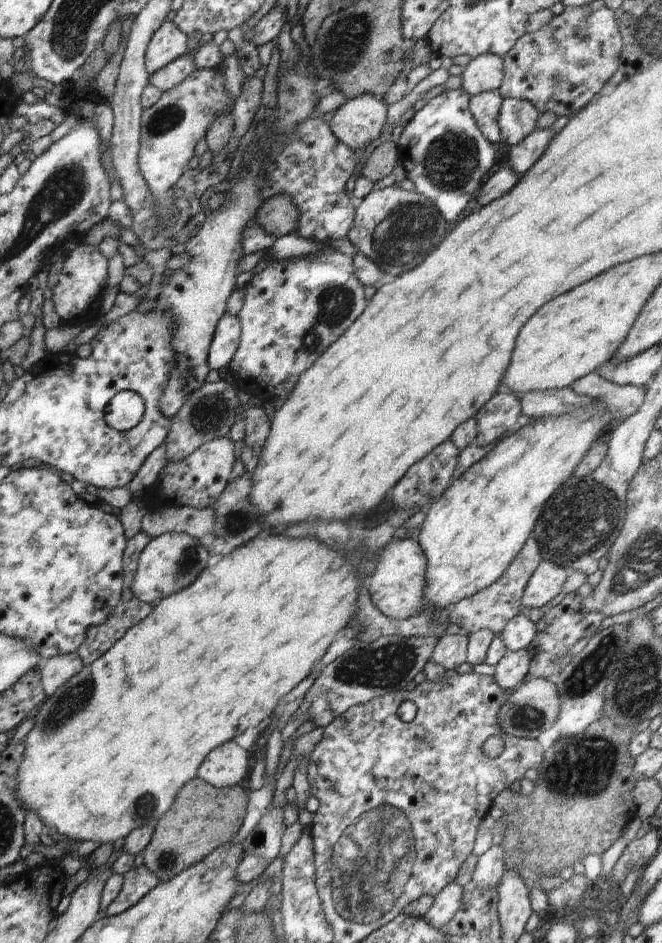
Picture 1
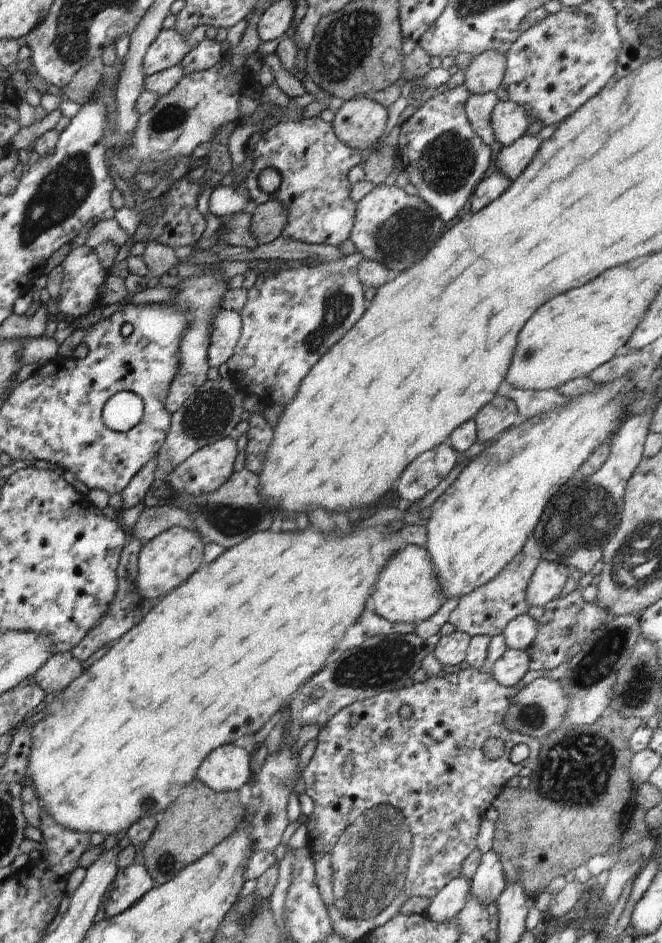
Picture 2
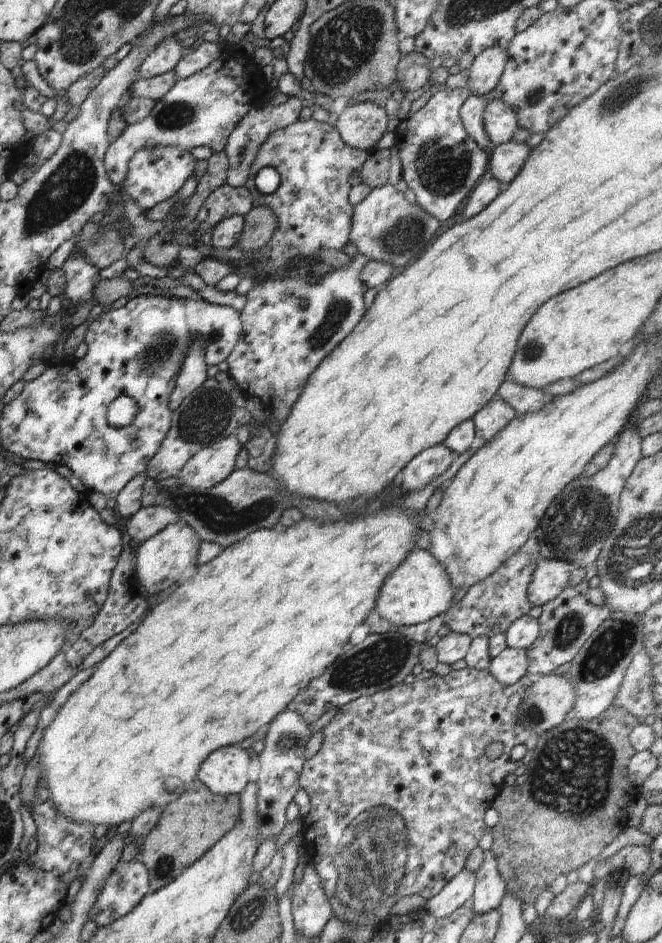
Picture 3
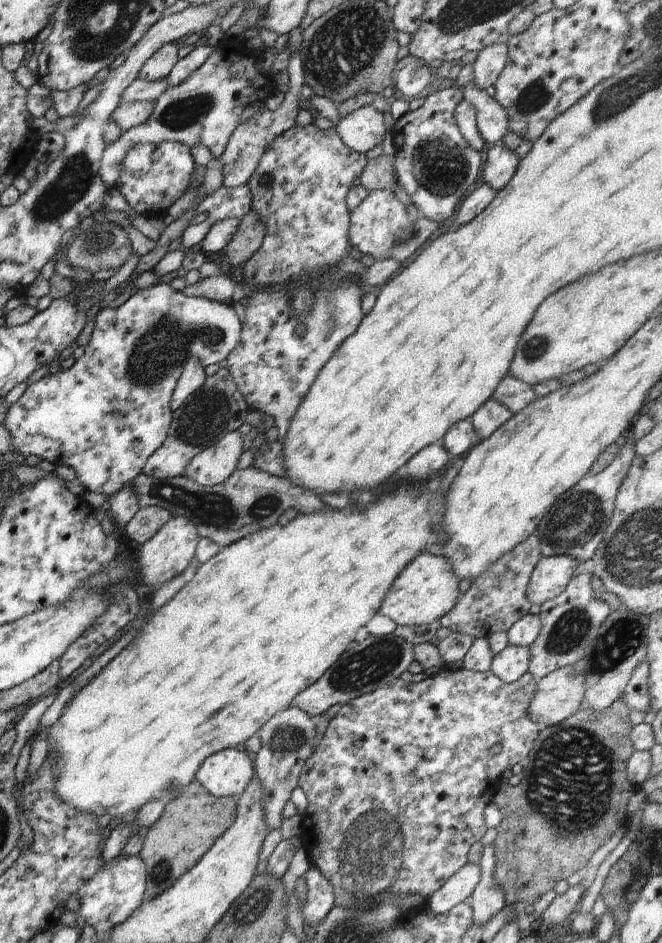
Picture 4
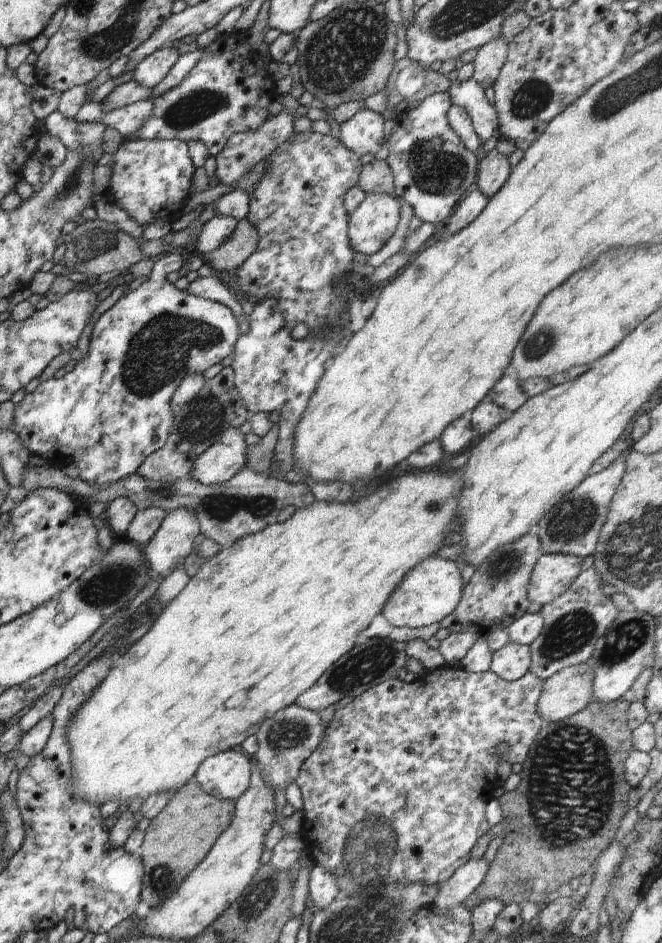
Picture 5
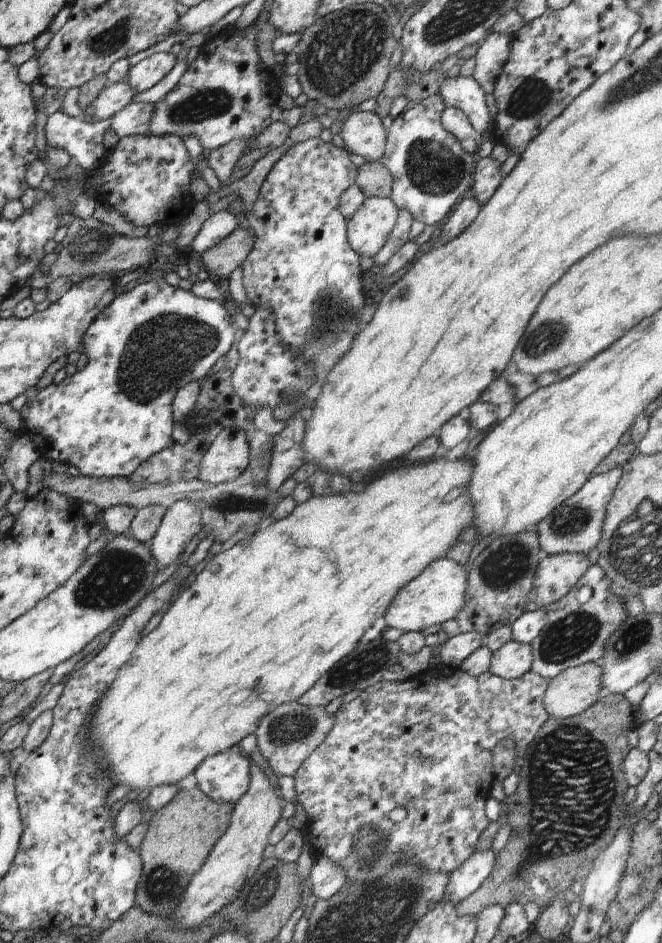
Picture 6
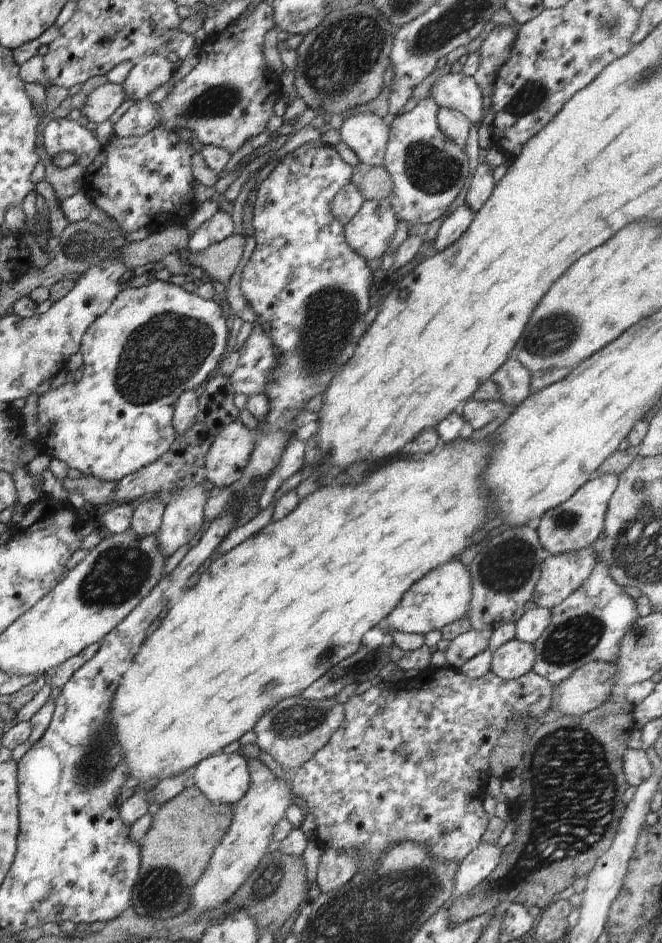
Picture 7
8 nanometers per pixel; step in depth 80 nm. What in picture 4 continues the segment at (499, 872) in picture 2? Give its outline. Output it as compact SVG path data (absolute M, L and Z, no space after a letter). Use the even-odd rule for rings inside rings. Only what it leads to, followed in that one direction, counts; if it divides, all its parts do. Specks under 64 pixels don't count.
M493 844L483 847L479 867L481 868L481 879L468 902L473 908L474 924L485 925L490 918L507 905L504 892L493 879L493 870L495 869L495 848Z

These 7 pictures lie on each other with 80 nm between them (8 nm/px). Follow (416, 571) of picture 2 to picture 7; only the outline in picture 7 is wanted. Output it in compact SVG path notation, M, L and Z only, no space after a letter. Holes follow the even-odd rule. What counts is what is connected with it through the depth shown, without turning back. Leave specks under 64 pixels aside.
M458 560L431 570L415 582L401 598L396 608L384 619L387 629L405 633L428 634L460 620L470 608L473 595L469 567Z

